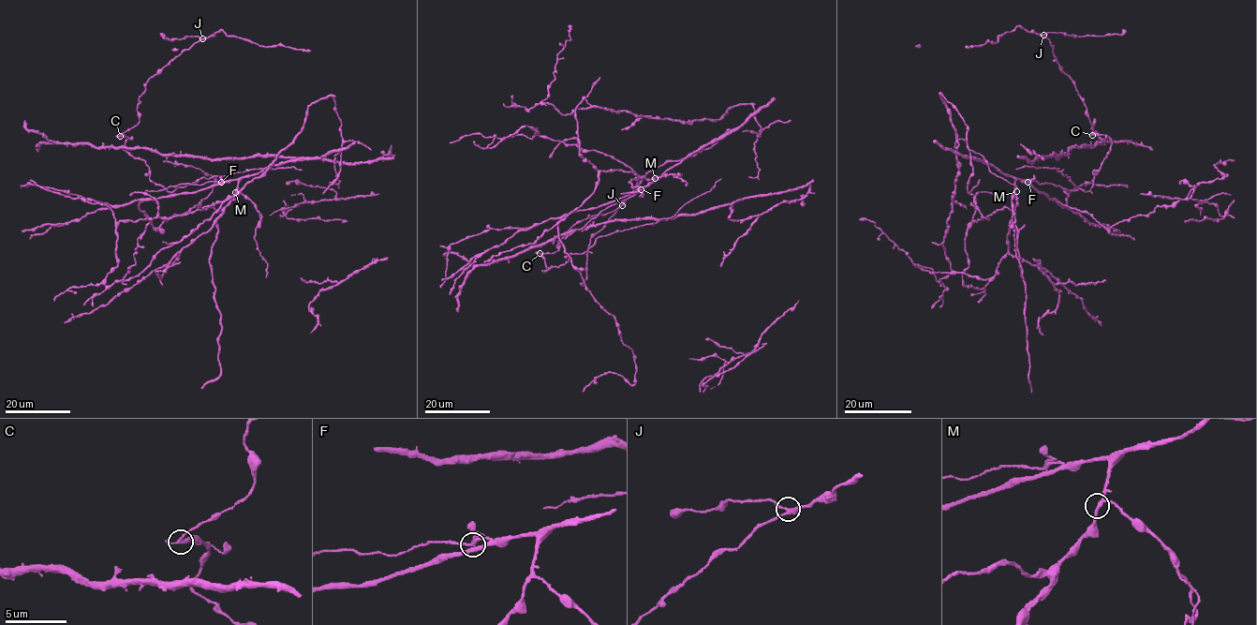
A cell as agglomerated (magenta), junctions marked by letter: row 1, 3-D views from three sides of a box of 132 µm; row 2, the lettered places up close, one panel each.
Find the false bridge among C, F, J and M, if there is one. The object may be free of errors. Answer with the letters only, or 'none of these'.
C

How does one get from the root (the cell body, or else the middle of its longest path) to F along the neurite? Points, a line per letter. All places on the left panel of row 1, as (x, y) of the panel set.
F: (236, 193), (237, 180), (221, 182)

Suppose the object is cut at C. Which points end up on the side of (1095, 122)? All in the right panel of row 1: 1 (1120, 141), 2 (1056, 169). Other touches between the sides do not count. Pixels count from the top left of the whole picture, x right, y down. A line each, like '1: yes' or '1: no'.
1: yes
2: no

